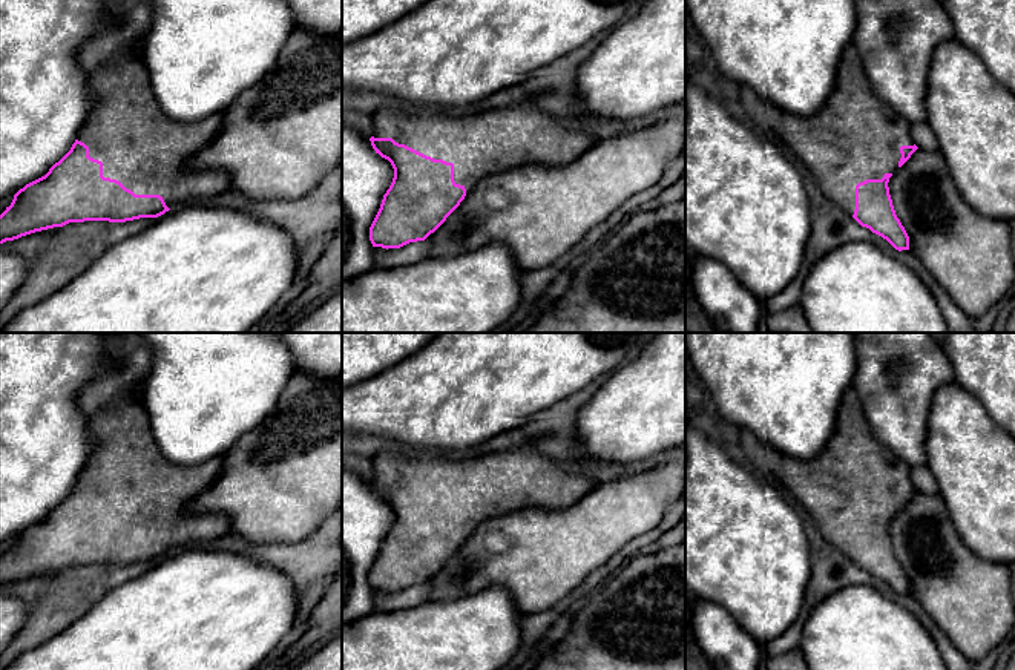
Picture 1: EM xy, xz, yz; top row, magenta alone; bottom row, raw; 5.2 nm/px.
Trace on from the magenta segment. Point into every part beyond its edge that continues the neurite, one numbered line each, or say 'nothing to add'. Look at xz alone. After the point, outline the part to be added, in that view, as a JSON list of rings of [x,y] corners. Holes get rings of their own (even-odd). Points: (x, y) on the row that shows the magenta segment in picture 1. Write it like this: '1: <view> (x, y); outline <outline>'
1: xz (494, 141); outline [[[529,103],[469,117],[408,115],[400,110],[380,109],[373,113],[373,136],[393,138],[426,156],[452,163],[454,181],[466,189],[466,195],[489,175],[518,166],[567,164],[595,144],[595,135],[581,124],[580,118],[553,120],[541,107]]]

